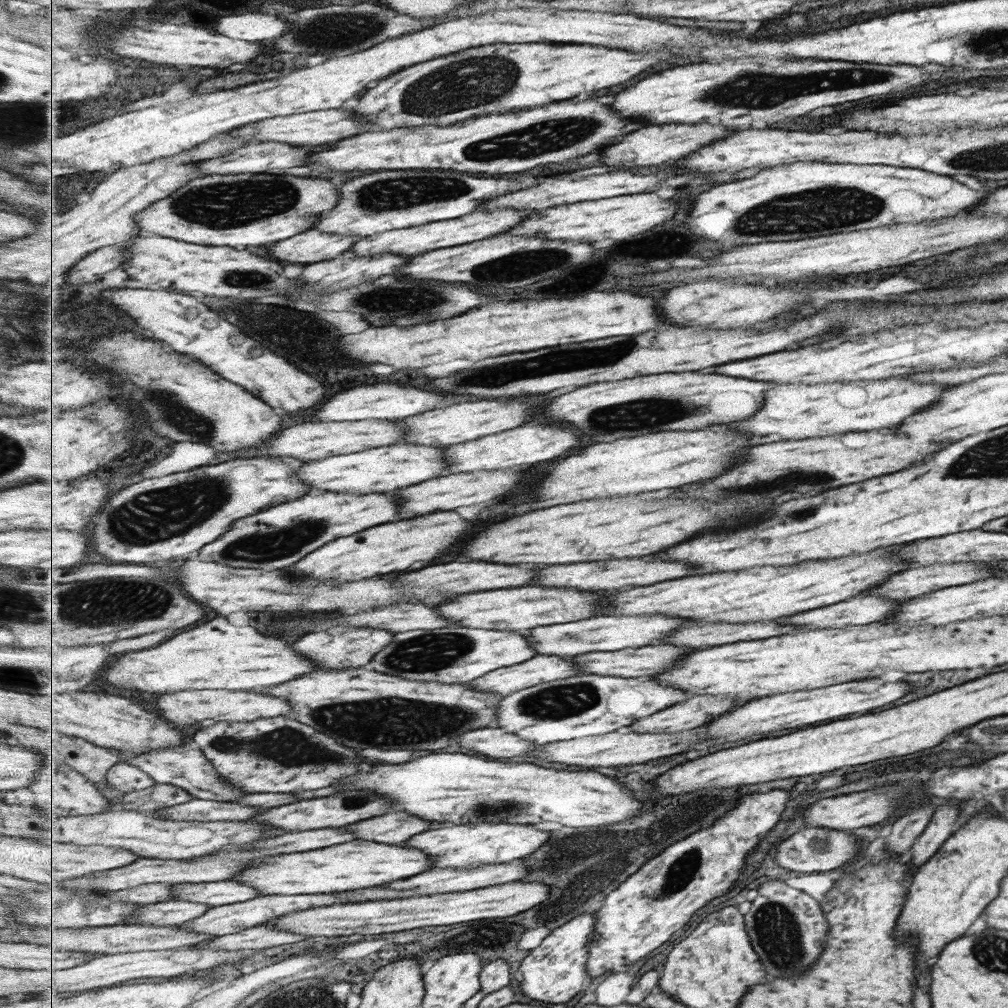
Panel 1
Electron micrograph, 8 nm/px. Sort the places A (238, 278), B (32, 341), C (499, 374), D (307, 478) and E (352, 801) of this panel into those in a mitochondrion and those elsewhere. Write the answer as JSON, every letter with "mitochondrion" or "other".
{"A":"mitochondrion","B":"other","C":"mitochondrion","D":"other","E":"mitochondrion"}

